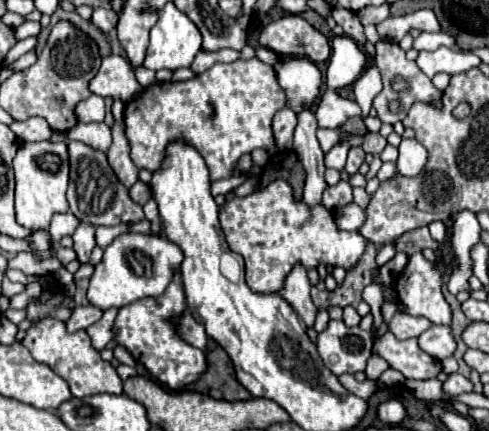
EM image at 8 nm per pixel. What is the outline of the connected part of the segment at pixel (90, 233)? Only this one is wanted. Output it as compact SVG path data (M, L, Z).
M82 222L82 224L76 228L76 232L72 234L72 240L74 240L74 252L76 252L76 256L78 256L78 262L80 262L80 264L86 264L86 262L90 260L92 248L96 246L94 226Z

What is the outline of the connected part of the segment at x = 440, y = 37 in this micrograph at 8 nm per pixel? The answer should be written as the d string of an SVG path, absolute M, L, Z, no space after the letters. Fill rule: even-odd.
M422 32L413 41L413 48L417 51L436 50L438 46L454 46L454 38L446 32Z

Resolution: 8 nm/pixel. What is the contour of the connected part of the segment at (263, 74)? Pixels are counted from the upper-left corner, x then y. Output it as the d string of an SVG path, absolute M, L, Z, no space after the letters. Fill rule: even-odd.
M258 58L236 60L230 64L216 62L202 74L186 82L156 82L144 88L138 96L134 96L124 108L124 126L126 138L130 144L130 158L138 170L146 168L148 172L158 172L166 158L166 146L172 142L184 142L194 146L200 156L206 160L210 170L210 180L224 180L238 176L238 158L256 148L266 148L270 154L276 152L274 136L272 136L272 118L284 108L284 90L276 80L276 72L270 64L264 64Z

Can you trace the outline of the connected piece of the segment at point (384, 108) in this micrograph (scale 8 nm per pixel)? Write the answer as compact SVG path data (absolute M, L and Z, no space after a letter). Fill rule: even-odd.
M380 40L376 44L376 64L380 68L382 74L382 82L384 82L384 90L374 98L374 108L378 112L378 118L382 122L388 124L396 124L400 120L404 120L408 116L408 110L412 108L412 104L416 102L434 102L442 98L442 92L432 84L432 80L416 66L416 62L406 60L404 52L400 50L400 46L396 42L388 42L388 40Z

